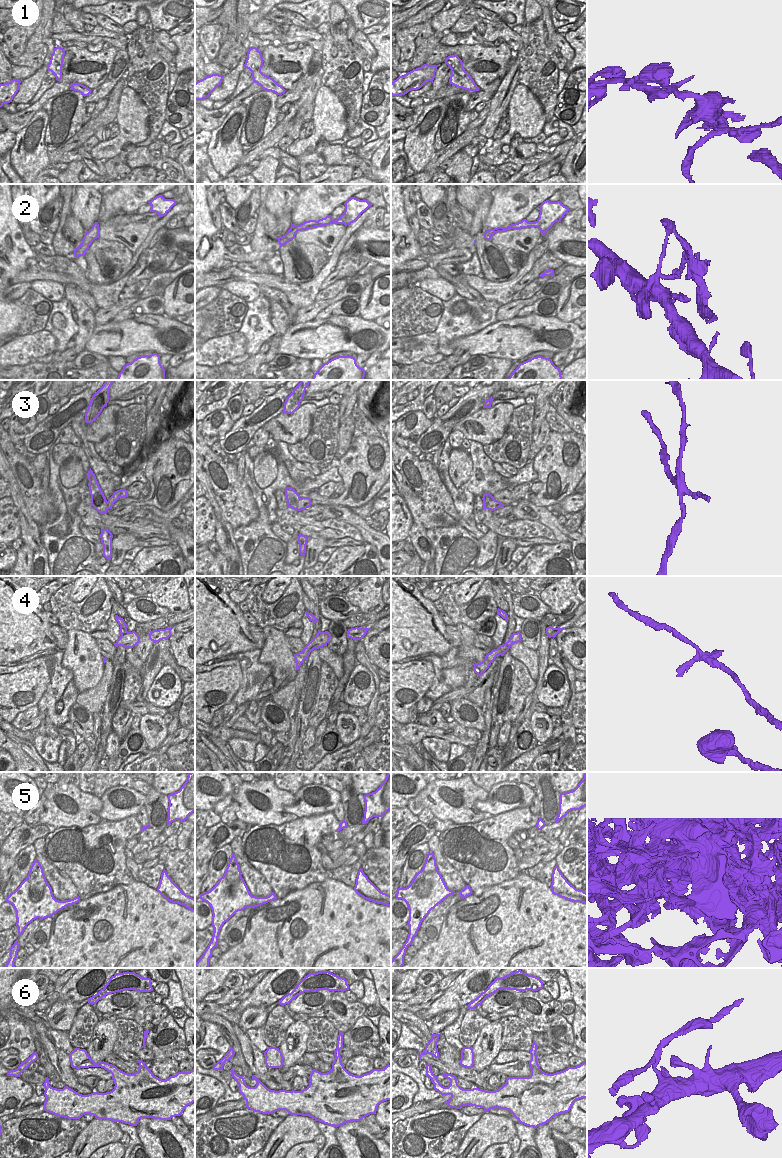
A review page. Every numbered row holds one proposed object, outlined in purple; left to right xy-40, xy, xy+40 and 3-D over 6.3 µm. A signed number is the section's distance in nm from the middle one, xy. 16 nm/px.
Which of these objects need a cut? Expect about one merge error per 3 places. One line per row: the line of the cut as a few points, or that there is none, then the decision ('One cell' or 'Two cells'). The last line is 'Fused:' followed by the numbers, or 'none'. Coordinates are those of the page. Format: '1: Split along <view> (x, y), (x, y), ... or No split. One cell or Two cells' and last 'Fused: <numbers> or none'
1: No split. One cell
2: No split. One cell
3: Split along xy (301, 498), (295, 508), (287, 505). Two cells
4: No split. One cell
5: Split along xy-40 (39, 862), (32, 881), (32, 892), (37, 899). Two cells
6: Split along xy+40 (457, 1083), (454, 1086), (445, 1087). Two cells
Fused: 3, 5, 6

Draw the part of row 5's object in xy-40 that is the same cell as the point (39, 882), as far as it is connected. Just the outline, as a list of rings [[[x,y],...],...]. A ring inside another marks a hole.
[[[38,863],[38,870],[36,873],[34,873],[34,879],[32,883],[33,883],[33,889],[32,889],[33,894],[36,895],[37,899],[43,897],[47,881],[43,872],[43,868],[40,863]]]

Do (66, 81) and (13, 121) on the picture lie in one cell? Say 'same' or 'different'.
same

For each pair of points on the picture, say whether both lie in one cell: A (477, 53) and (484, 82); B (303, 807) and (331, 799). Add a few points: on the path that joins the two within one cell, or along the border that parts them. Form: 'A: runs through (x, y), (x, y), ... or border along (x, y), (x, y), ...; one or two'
A: runs through (474, 60), (471, 68), (478, 75); one
B: runs through (311, 807), (325, 807), (329, 805); one

